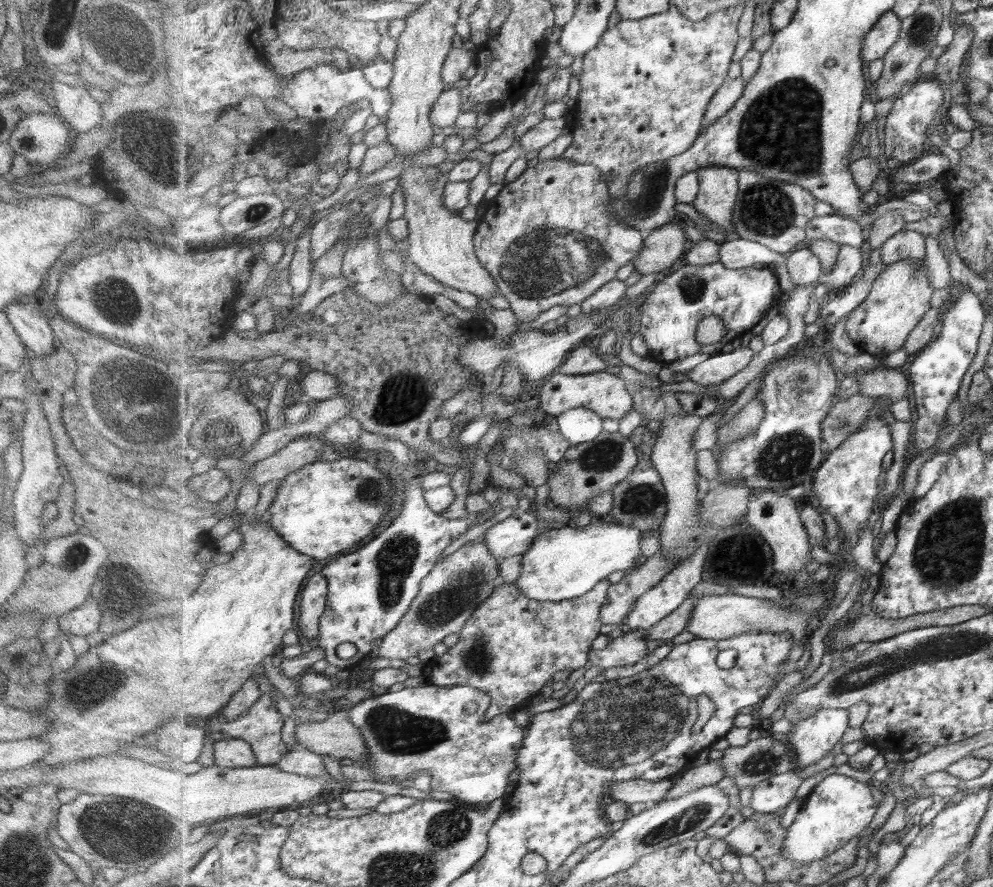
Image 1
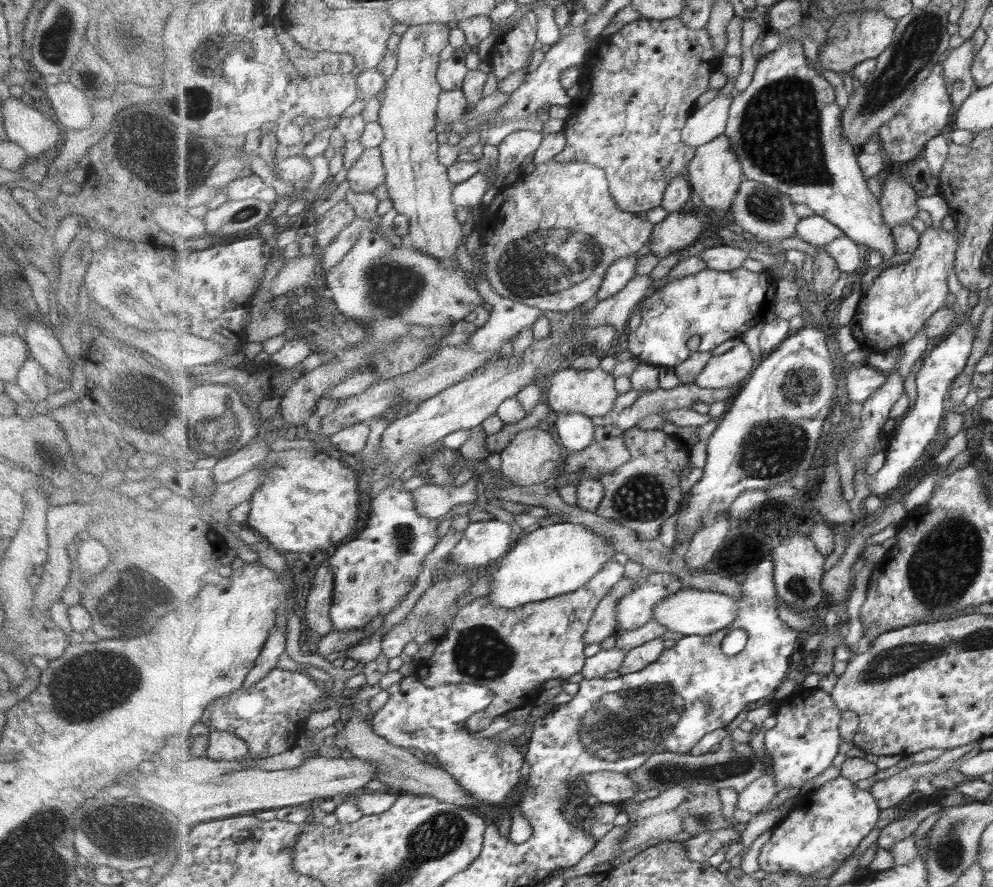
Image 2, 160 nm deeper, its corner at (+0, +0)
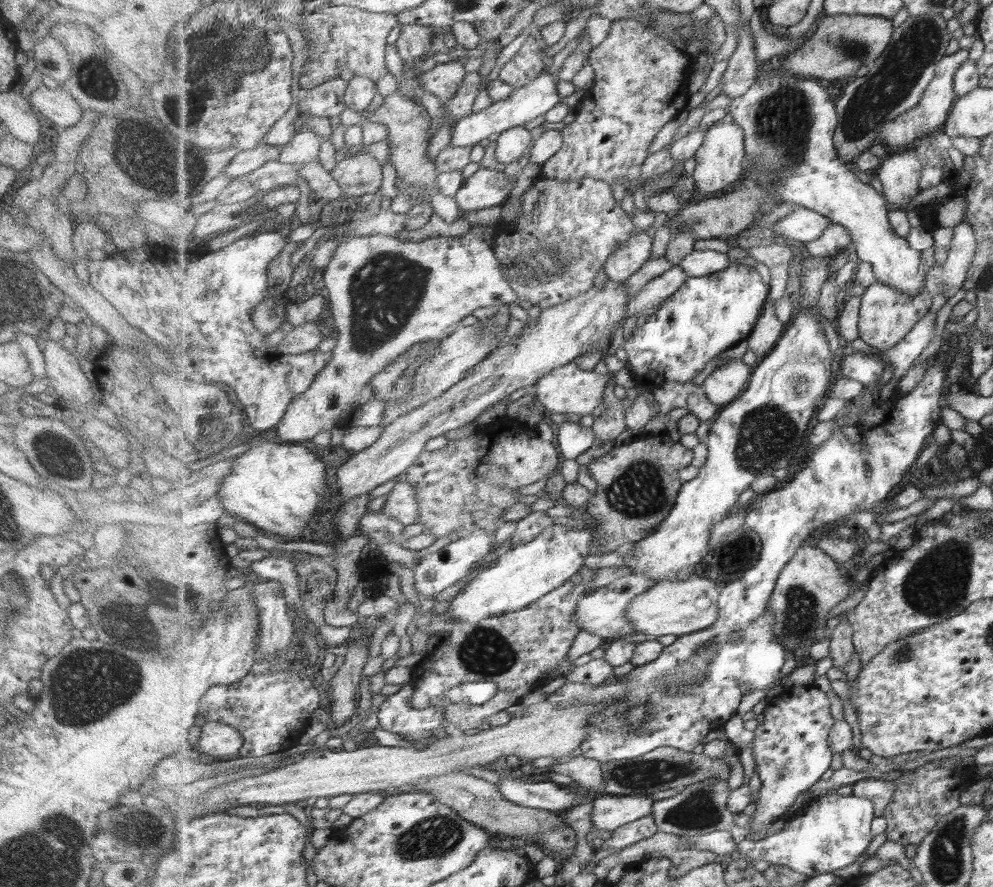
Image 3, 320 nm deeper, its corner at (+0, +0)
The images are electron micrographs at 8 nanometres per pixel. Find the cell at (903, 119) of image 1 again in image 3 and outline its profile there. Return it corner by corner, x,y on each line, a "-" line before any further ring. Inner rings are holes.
961,49
956,53
942,58
936,66
936,75
929,83
923,98
917,104
917,107
911,108
905,114
897,116
897,119
891,120
885,124
880,141
882,141
891,152
909,152
916,148
918,141
925,137
933,137
943,130
943,126
949,121
951,110
954,108
958,94
954,89
954,78
957,70
969,60
969,49

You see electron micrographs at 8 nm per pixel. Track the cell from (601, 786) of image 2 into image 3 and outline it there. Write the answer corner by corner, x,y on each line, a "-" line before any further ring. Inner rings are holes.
585,755
571,757
566,763
557,763
548,770
569,776
575,785
589,790
595,796
605,795
604,780
602,779
602,763
587,758

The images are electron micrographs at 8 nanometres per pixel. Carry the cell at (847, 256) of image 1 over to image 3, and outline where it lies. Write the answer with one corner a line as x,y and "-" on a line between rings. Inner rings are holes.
833,222
818,239
813,243
804,244
809,255
817,258
837,256
846,250
847,246
852,245
852,236
849,229

